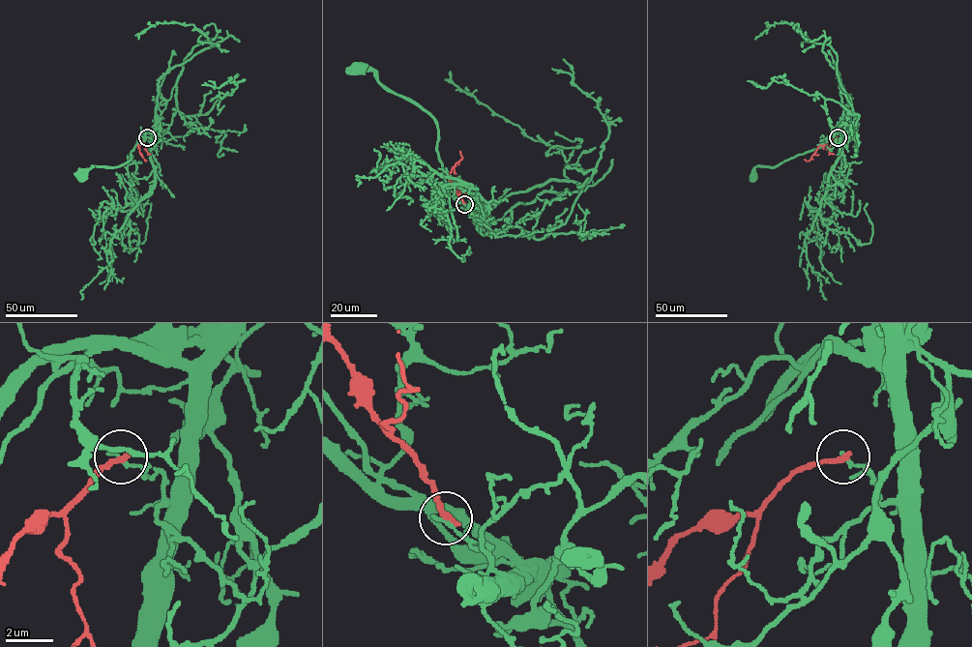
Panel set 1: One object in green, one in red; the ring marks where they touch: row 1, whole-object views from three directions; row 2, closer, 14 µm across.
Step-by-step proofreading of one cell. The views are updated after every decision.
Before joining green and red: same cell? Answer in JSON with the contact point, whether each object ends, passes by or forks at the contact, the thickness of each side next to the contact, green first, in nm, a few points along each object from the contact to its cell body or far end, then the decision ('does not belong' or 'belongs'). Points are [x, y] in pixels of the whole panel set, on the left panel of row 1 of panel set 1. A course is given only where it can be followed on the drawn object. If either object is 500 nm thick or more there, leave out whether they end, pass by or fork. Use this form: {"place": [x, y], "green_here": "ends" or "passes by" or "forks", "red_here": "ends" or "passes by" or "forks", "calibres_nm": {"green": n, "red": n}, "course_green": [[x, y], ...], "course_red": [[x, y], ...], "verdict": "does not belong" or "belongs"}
{"place": [147, 137], "green_here": "ends", "red_here": "ends", "calibres_nm": {"green": 160, "red": 280}, "course_green": [[147, 137], [151, 139], [151, 132], [143, 131], [127, 162], [116, 167], [92, 166], [86, 176], [82, 177]], "course_red": [[147, 137], [137, 145], [144, 159]], "verdict": "does not belong"}

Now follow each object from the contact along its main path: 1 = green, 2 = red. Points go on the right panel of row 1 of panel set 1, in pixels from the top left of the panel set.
1: (837, 137), (840, 139), (840, 132), (837, 131), (821, 146), (775, 167), (755, 166), (752, 177)
2: (837, 137), (819, 145), (809, 161), (805, 159)

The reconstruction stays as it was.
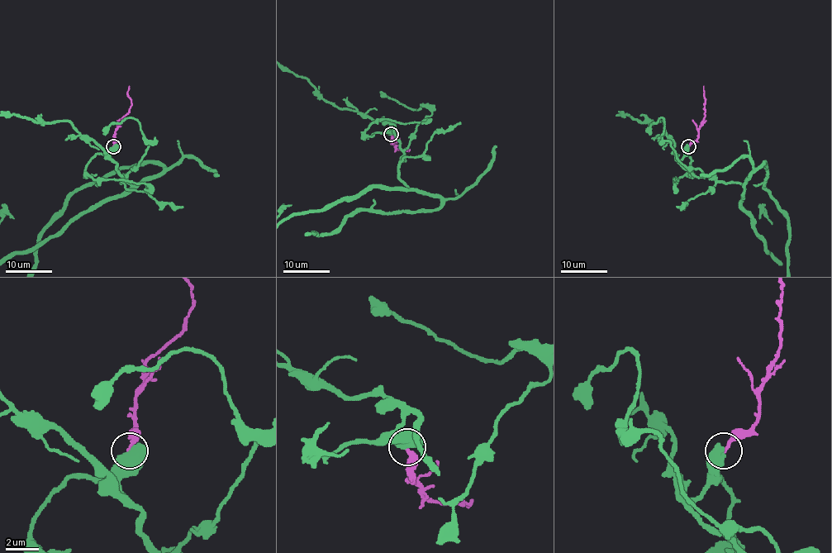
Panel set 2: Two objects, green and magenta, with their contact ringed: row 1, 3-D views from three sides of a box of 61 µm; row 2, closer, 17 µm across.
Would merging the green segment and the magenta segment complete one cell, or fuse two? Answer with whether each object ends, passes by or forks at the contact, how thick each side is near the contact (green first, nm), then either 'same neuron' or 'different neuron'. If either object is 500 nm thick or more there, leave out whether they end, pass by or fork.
850 nm thick on the green side, 240 nm on the other; different neuron

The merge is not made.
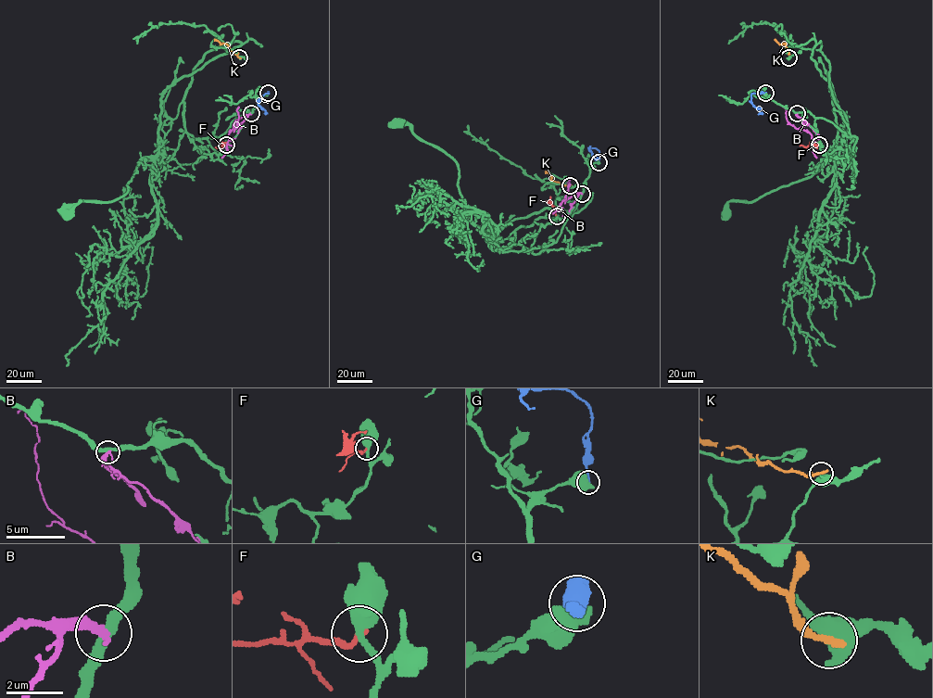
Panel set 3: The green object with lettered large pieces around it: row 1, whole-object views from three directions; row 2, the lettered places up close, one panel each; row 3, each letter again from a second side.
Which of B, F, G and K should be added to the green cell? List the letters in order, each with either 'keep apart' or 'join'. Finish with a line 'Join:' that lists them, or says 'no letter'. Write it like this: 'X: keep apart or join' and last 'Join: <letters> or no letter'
B: keep apart
F: keep apart
G: keep apart
K: keep apart
Join: no letter

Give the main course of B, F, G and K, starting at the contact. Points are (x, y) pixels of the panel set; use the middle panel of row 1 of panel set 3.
B: (582, 194), (575, 193), (563, 200), (560, 209), (552, 213)
F: (557, 216), (549, 196)
G: (598, 162), (599, 152), (588, 148), (596, 159), (596, 155)
K: (571, 185), (553, 182), (545, 171)

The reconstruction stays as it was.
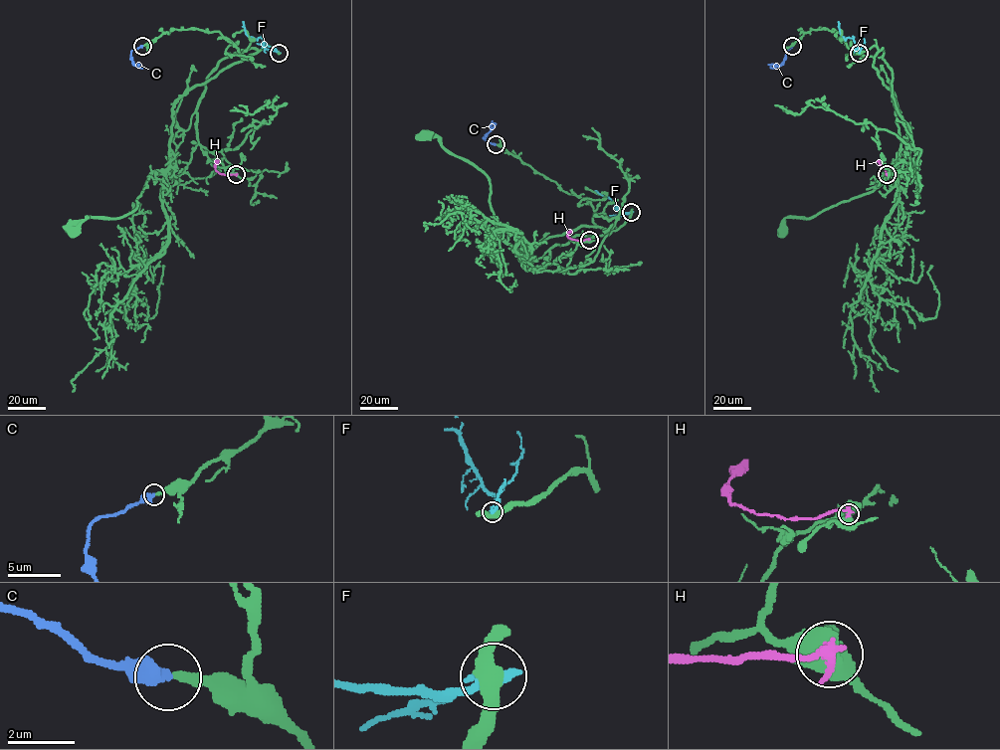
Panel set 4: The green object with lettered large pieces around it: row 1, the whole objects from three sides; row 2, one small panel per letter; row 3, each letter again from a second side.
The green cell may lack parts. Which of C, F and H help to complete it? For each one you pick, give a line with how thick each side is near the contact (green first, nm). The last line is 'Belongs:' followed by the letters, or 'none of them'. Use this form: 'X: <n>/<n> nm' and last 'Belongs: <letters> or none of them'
C: 280/550 nm
Belongs: C

